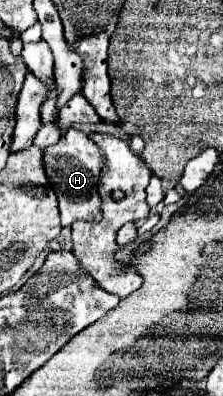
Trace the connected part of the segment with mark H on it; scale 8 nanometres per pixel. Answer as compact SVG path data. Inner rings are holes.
M68 128L60 134L60 140L54 146L44 148L42 158L46 176L54 194L58 196L62 226L70 226L74 220L90 220L100 216L100 198L98 198L98 184L100 184L100 170L102 170L102 154L92 144L92 140L78 128Z

